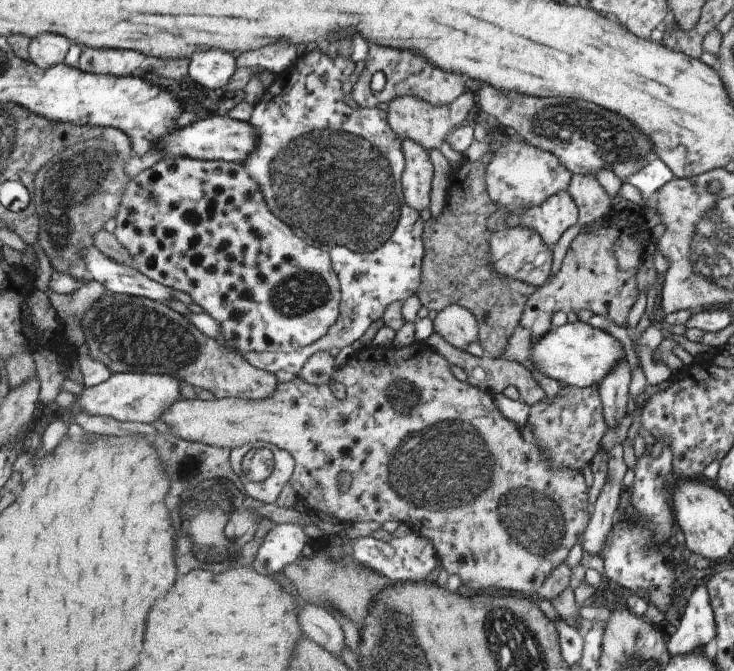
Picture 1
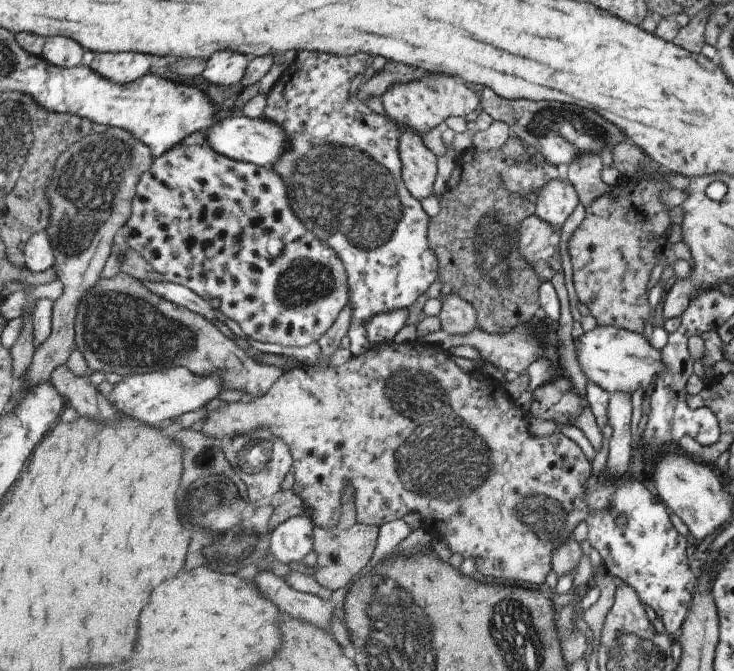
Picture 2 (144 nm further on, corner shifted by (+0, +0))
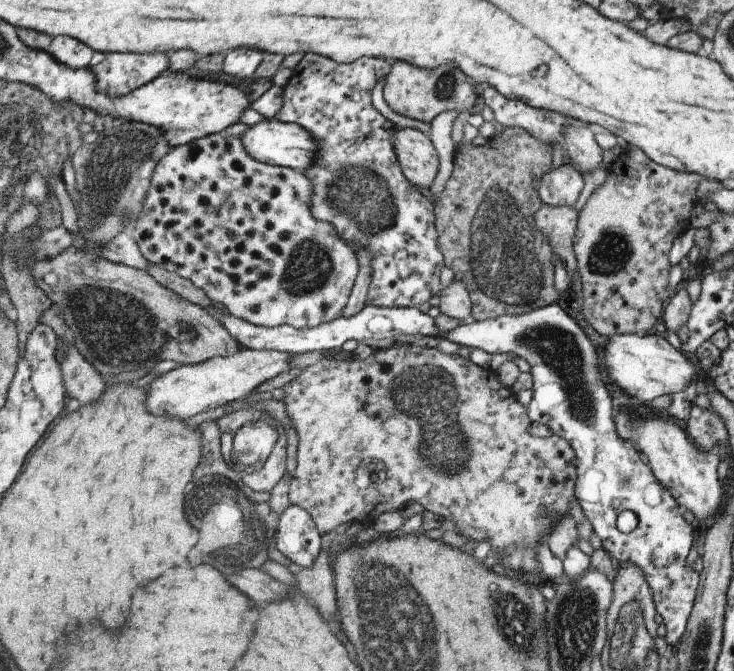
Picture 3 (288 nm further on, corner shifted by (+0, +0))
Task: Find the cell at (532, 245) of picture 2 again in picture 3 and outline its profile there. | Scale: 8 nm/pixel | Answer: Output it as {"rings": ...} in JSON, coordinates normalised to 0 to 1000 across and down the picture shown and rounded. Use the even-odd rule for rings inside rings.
{"rings":[[[737,307],[732,316],[732,340],[748,358],[753,376],[767,387],[772,414],[786,402],[786,385],[781,376],[781,358],[786,349],[789,313],[781,307]]]}

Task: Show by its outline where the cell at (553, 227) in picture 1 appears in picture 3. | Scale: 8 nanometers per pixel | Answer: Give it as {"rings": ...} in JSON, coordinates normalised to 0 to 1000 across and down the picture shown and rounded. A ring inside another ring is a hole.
{"rings":[[[775,241],[737,262],[732,274],[734,295],[743,307],[781,307],[797,277],[794,259]]]}

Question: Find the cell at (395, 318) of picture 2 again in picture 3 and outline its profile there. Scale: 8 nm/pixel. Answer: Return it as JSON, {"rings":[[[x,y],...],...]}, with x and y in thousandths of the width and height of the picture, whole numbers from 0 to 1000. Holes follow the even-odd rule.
{"rings":[[[762,453],[732,459],[710,471],[685,471],[663,480],[634,480],[631,486],[601,495],[593,474],[576,468],[571,459],[516,459],[500,456],[486,471],[465,471],[456,480],[437,483],[435,489],[358,489],[323,471],[304,471],[301,462],[282,459],[290,471],[304,477],[307,489],[326,507],[331,519],[342,522],[383,522],[394,528],[416,528],[429,522],[459,522],[473,507],[503,513],[505,507],[538,507],[544,498],[590,501],[620,510],[636,519],[655,519],[666,528],[693,525],[713,534],[721,542],[726,563],[726,590],[718,602],[721,626],[745,635],[753,650],[772,656],[786,680],[786,721],[783,745],[792,754],[797,772],[805,778],[808,793],[819,802],[819,820],[843,841],[865,841],[879,855],[879,864],[890,882],[890,900],[906,930],[906,957],[922,963],[928,954],[941,906],[947,900],[947,882],[952,873],[952,855],[933,844],[936,823],[941,817],[941,784],[931,775],[931,760],[920,742],[895,718],[884,692],[873,689],[873,674],[854,656],[838,647],[838,626],[832,623],[832,593],[824,581],[824,569],[813,548],[813,525],[800,507],[794,492],[783,483],[778,468]],[[860,760],[871,772],[871,784],[857,796],[841,790],[841,766]]]}

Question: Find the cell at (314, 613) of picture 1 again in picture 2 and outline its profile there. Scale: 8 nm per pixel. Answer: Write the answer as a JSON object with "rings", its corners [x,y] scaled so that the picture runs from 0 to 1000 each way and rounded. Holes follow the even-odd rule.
{"rings":[[[538,772],[538,775],[533,775],[533,778],[527,778],[527,781],[522,781],[522,784],[516,784],[516,802],[514,802],[514,814],[511,814],[511,826],[508,826],[508,832],[505,832],[505,838],[470,873],[470,876],[465,876],[465,879],[456,879],[454,885],[451,885],[451,891],[446,894],[446,891],[437,891],[437,888],[429,888],[429,885],[416,885],[416,882],[410,882],[410,879],[405,879],[405,876],[399,876],[396,870],[391,870],[391,864],[388,861],[383,861],[383,858],[377,858],[377,855],[372,855],[369,849],[364,849],[364,846],[356,846],[353,849],[353,855],[347,858],[347,870],[350,870],[350,876],[353,876],[353,882],[364,891],[364,894],[369,894],[372,900],[377,900],[386,912],[391,912],[391,915],[396,915],[396,918],[402,918],[402,921],[410,921],[410,924],[418,924],[418,927],[424,927],[424,930],[432,930],[432,933],[437,933],[437,936],[446,936],[446,939],[451,939],[451,933],[454,933],[454,918],[456,918],[456,909],[462,909],[462,903],[467,903],[470,900],[470,888],[473,888],[473,882],[475,882],[475,876],[489,864],[489,861],[495,861],[500,852],[505,852],[505,846],[511,846],[514,841],[519,841],[527,829],[533,829],[538,820],[541,820],[541,814],[560,796],[563,790],[560,790],[560,784],[552,778],[552,775],[546,775],[546,772]]]}

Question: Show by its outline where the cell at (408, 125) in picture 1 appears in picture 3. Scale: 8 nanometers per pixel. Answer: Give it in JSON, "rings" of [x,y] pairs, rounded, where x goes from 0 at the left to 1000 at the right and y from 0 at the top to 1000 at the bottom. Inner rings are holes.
{"rings":[[[560,92],[535,95],[535,104],[522,131],[522,143],[535,167],[574,182],[590,182],[606,167],[639,167],[653,146],[644,125],[639,122],[639,113],[634,113],[634,107],[628,107],[623,98],[612,95],[595,104],[579,104]]]}

